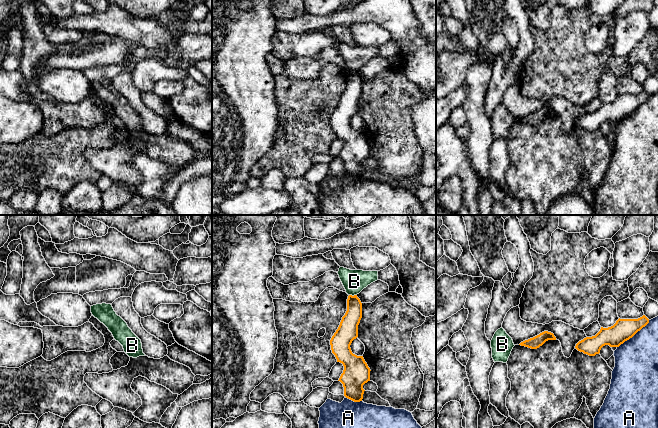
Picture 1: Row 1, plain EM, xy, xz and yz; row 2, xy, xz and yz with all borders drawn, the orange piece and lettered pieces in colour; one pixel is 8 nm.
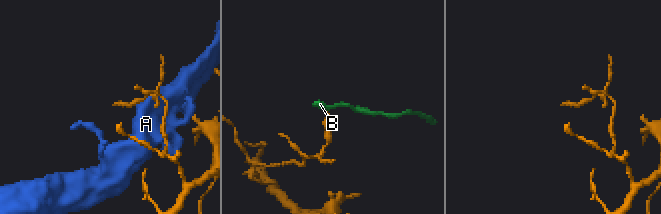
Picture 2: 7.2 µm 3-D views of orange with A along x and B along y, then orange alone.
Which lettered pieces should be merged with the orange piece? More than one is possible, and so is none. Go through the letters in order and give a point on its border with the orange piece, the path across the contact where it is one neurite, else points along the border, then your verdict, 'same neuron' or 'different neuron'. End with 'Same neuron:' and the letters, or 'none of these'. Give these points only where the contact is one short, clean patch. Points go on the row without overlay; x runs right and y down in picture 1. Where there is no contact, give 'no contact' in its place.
A: yz (633, 111) | along yz (649, 96), (617, 123) | different neuron
B: xz (354, 71) | along xz (349, 70), (356, 71) | different neuron
Same neuron: none of these

